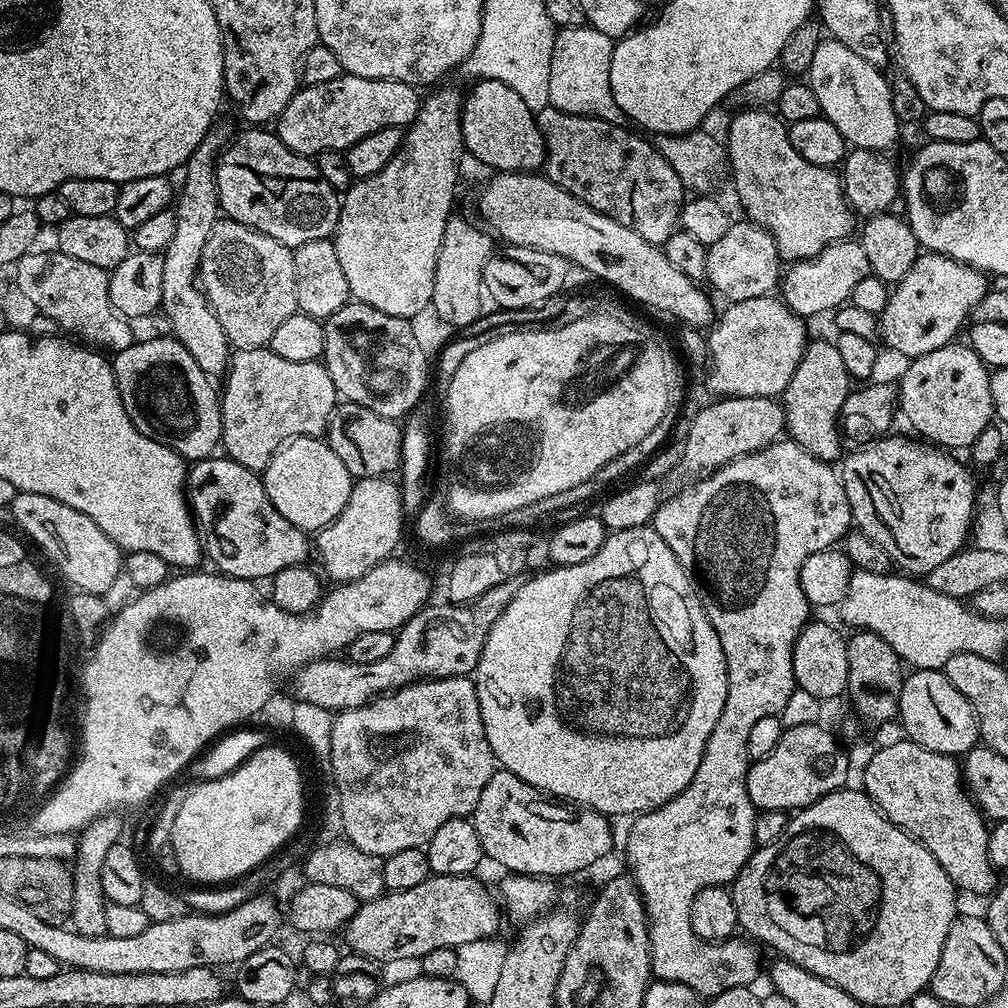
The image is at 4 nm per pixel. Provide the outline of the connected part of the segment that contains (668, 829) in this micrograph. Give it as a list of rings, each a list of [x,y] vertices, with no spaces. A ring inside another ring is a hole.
[[[781,438],[772,444],[768,444],[762,450],[746,454],[737,460],[731,460],[728,464],[723,464],[716,471],[707,473],[689,488],[684,488],[681,492],[676,492],[672,497],[665,499],[661,503],[660,509],[656,511],[654,517],[654,527],[657,534],[670,546],[674,558],[678,558],[680,565],[685,568],[692,577],[693,581],[703,591],[700,592],[700,601],[722,642],[724,651],[724,661],[728,671],[728,689],[726,690],[726,706],[722,706],[722,714],[718,714],[718,722],[714,722],[714,730],[710,730],[710,738],[706,742],[706,750],[702,754],[702,762],[698,762],[698,770],[694,778],[690,778],[690,786],[682,790],[674,798],[670,798],[662,806],[651,808],[648,812],[639,813],[631,821],[632,829],[628,832],[628,868],[630,879],[636,883],[636,888],[640,892],[640,897],[644,903],[644,913],[648,915],[648,941],[650,942],[650,962],[652,963],[652,975],[657,980],[669,980],[670,982],[682,982],[682,986],[690,986],[690,990],[700,993],[705,998],[711,998],[722,994],[731,988],[746,988],[755,985],[756,975],[760,972],[760,952],[751,939],[736,940],[703,940],[694,934],[694,926],[690,926],[690,906],[698,894],[706,886],[714,884],[731,885],[743,868],[745,862],[750,859],[754,849],[757,847],[754,838],[754,822],[758,815],[758,809],[750,802],[750,794],[746,790],[746,778],[748,777],[748,751],[746,750],[746,738],[750,738],[750,729],[761,718],[767,716],[779,716],[782,706],[786,706],[786,701],[790,694],[796,689],[796,679],[794,678],[794,662],[792,661],[792,651],[794,642],[798,634],[803,630],[805,624],[809,623],[810,605],[806,594],[802,590],[800,581],[800,571],[802,562],[810,558],[810,554],[818,554],[818,550],[826,550],[839,545],[844,537],[848,535],[853,527],[852,511],[850,510],[850,498],[846,498],[844,483],[840,480],[839,471],[829,461],[814,458],[802,446],[795,444],[790,438]]]

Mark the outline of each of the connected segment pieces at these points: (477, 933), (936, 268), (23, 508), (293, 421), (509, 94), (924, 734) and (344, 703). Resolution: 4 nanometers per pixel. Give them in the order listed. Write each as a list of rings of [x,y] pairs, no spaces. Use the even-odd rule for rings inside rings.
[[[430,875],[426,882],[413,886],[410,890],[401,892],[385,891],[383,895],[373,900],[363,901],[357,907],[354,918],[342,929],[343,943],[349,944],[351,951],[358,956],[375,960],[381,966],[392,964],[395,960],[419,961],[421,956],[430,954],[435,948],[458,948],[466,942],[495,937],[500,931],[502,908],[497,897],[488,893],[488,888],[475,875],[438,876]]]
[[[925,251],[891,289],[886,310],[878,317],[879,335],[882,340],[884,336],[886,347],[907,358],[930,354],[930,350],[938,350],[959,337],[956,335],[960,327],[961,332],[965,327],[964,319],[975,313],[989,291],[990,280],[985,273],[949,256]]]
[[[17,492],[10,513],[20,523],[19,531],[29,536],[56,563],[61,577],[74,582],[82,592],[108,594],[122,576],[122,550],[86,514],[50,498],[46,494]]]
[[[265,346],[262,348],[242,348],[239,349],[231,357],[228,371],[223,377],[224,392],[222,388],[222,395],[220,396],[220,413],[222,414],[222,434],[220,435],[222,441],[222,448],[225,452],[227,459],[238,462],[242,466],[246,466],[252,472],[259,473],[264,467],[268,465],[272,455],[287,444],[289,440],[294,439],[295,436],[312,436],[320,438],[328,431],[328,424],[332,421],[332,411],[335,410],[338,403],[338,395],[334,382],[331,381],[330,374],[327,372],[327,366],[320,360],[311,360],[310,362],[290,362],[287,358],[281,358],[279,354],[274,354],[271,347]]]
[[[477,80],[474,86],[464,96],[464,107],[460,109],[460,125],[464,139],[464,151],[469,157],[477,156],[486,167],[496,172],[530,172],[535,173],[536,168],[545,163],[544,139],[536,125],[536,113],[518,98],[508,86],[502,86],[497,80]]]
[[[918,668],[905,675],[904,685],[900,691],[898,724],[904,727],[903,735],[918,746],[926,746],[926,750],[934,750],[957,758],[963,757],[971,748],[977,747],[980,740],[980,723],[976,720],[976,712],[972,709],[972,704],[939,668]]]
[[[507,580],[498,582],[498,586],[490,586],[486,594],[471,600],[469,604],[429,603],[404,623],[396,636],[392,652],[376,662],[355,664],[347,658],[325,658],[311,660],[296,668],[291,677],[293,697],[310,706],[324,707],[331,714],[339,714],[418,680],[441,680],[446,676],[471,677],[494,622],[498,622],[502,610],[510,606],[513,591],[513,581]]]

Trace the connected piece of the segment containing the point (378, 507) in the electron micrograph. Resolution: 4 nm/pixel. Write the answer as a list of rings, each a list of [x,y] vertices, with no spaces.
[[[362,476],[353,483],[350,490],[350,498],[346,498],[346,506],[342,506],[342,514],[334,518],[332,524],[320,529],[314,536],[314,552],[320,555],[320,564],[324,567],[323,575],[329,576],[332,582],[344,584],[347,580],[362,578],[374,565],[381,564],[383,560],[389,559],[392,552],[400,544],[400,535],[404,532],[404,509],[401,496],[401,485],[395,479],[388,476]]]

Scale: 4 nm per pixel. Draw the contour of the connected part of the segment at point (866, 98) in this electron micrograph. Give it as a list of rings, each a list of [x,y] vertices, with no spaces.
[[[831,38],[821,39],[806,73],[806,82],[818,98],[824,119],[838,126],[838,134],[852,148],[869,148],[871,152],[889,151],[888,147],[900,136],[902,124],[891,104],[891,86],[879,67],[854,54],[850,46]]]

